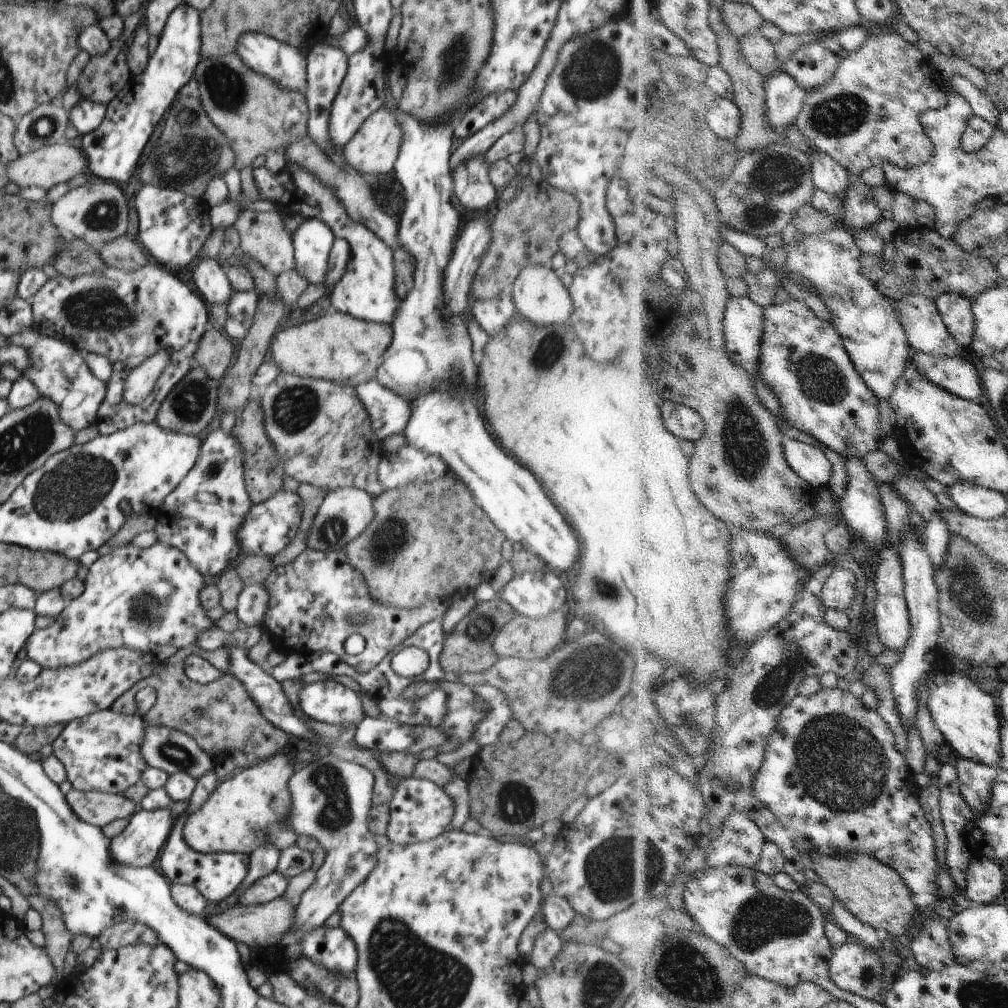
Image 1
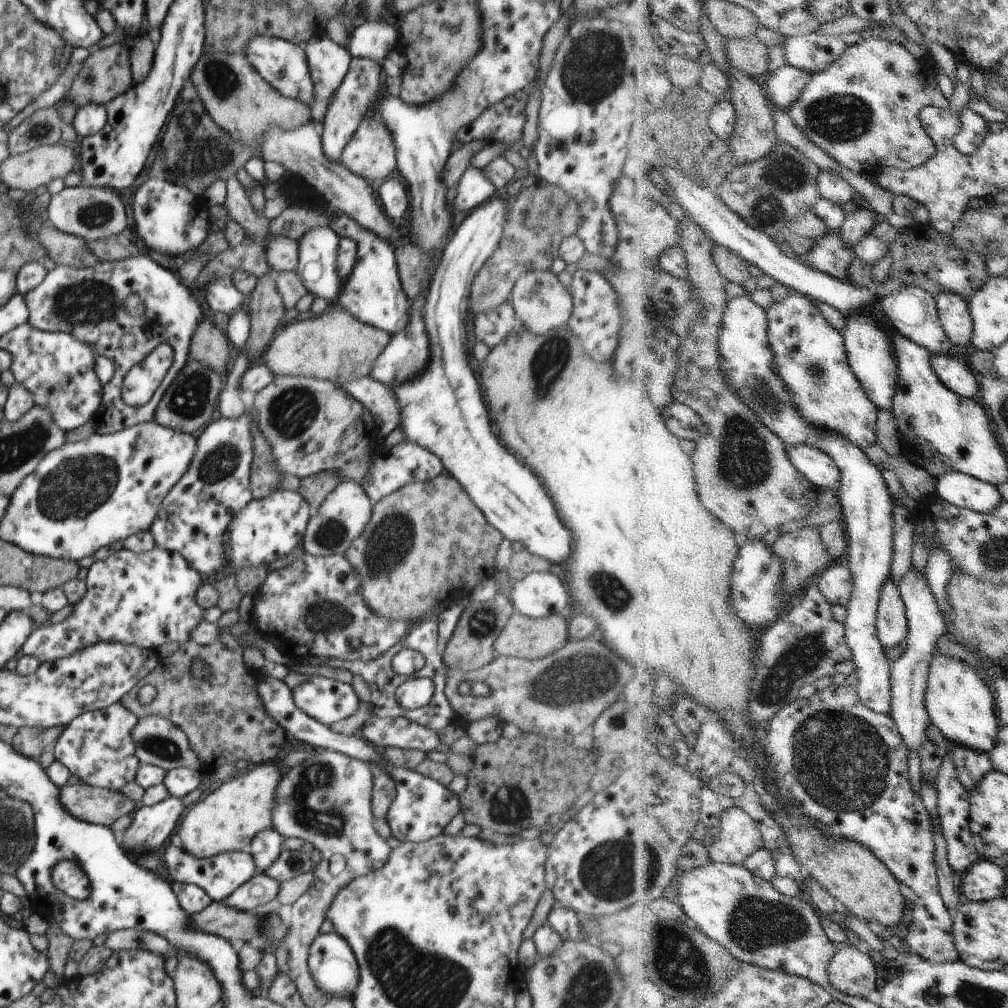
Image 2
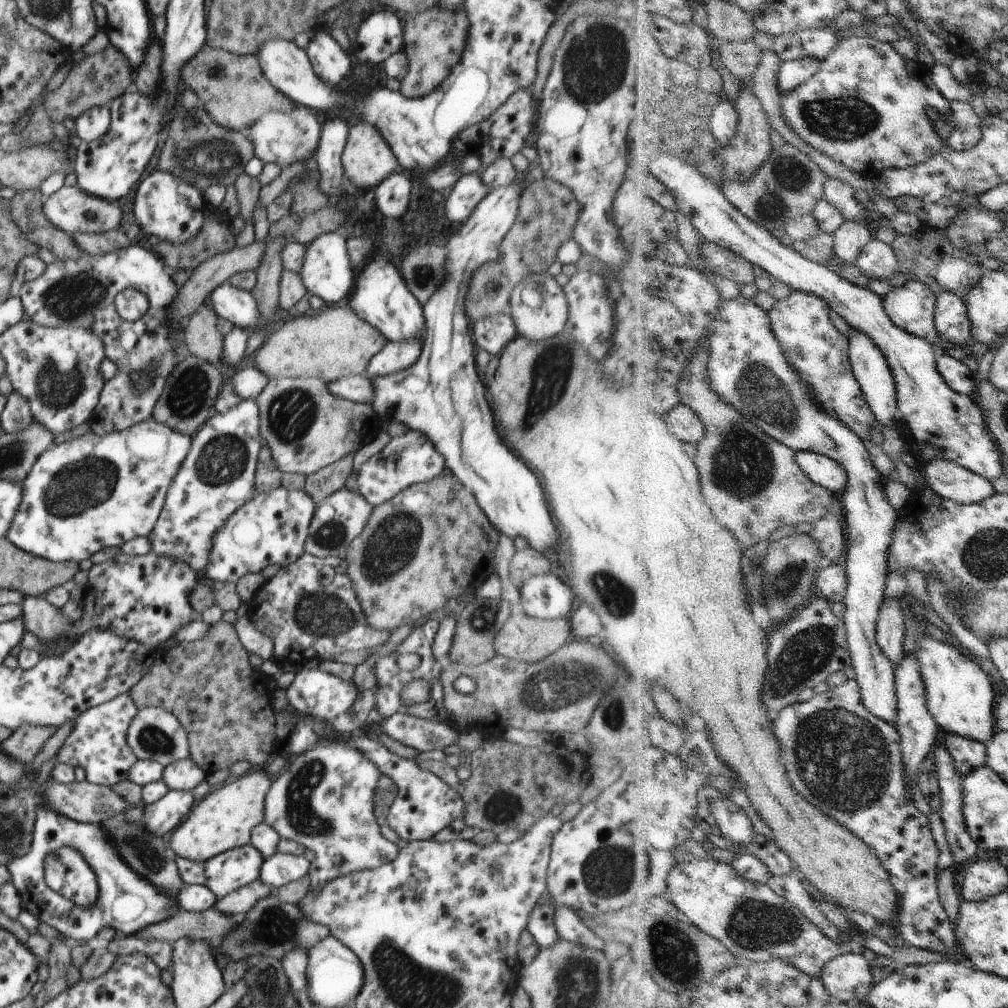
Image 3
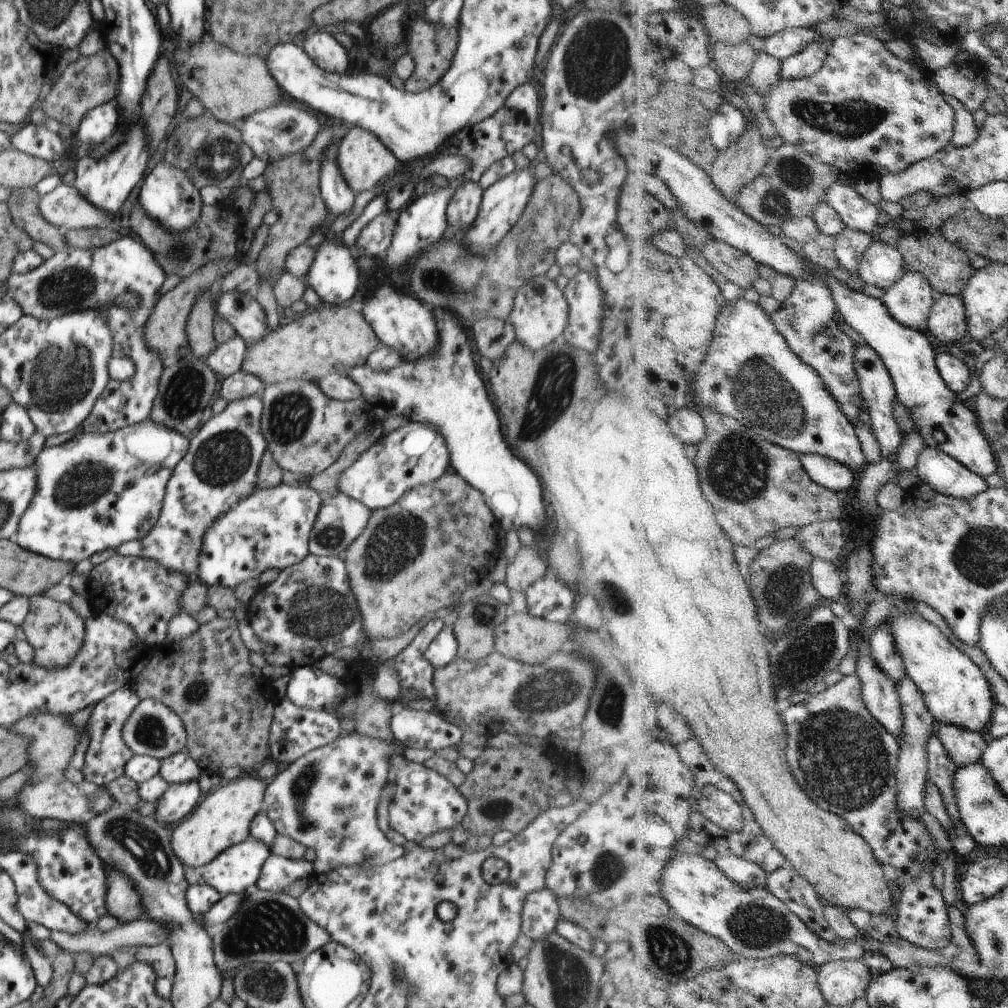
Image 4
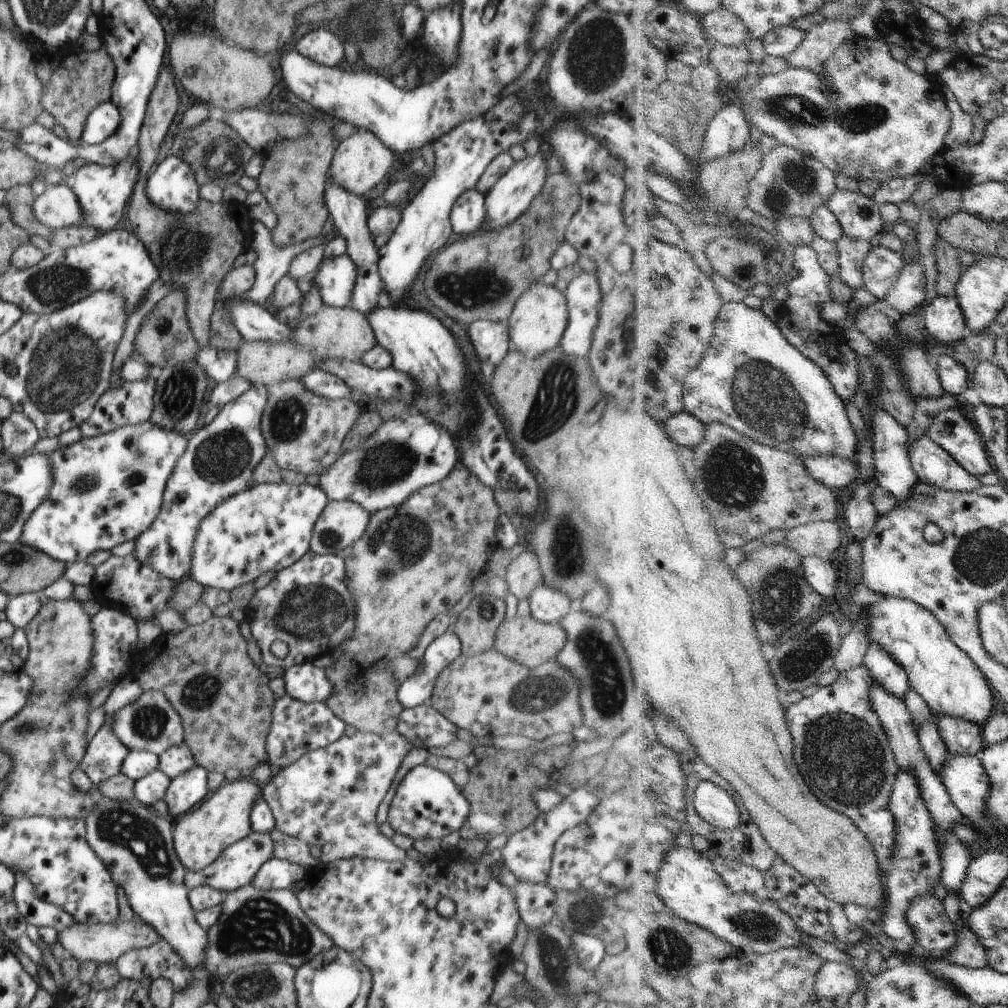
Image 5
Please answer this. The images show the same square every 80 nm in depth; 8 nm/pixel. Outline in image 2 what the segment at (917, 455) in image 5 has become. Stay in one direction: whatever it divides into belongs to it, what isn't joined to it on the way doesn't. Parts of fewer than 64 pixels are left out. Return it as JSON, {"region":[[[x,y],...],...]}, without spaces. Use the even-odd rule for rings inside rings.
{"region":[[[966,473],[943,475],[936,488],[945,501],[978,512],[994,513],[1005,502],[998,486]]]}

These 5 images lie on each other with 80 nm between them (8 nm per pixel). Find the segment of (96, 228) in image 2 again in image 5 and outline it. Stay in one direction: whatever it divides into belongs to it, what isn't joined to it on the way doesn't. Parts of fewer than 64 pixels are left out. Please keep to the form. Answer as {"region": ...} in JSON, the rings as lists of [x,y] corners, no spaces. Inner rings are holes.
{"region":[[[70,183],[48,186],[43,194],[35,197],[33,211],[44,228],[53,230],[80,225],[85,220]]]}

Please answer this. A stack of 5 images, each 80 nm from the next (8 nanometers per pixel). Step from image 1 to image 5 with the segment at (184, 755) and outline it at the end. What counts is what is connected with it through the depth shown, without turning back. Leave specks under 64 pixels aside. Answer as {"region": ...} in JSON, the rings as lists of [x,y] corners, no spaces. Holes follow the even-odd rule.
{"region":[[[144,691],[136,702],[115,713],[111,723],[118,740],[129,750],[148,751],[160,756],[168,747],[185,744],[181,716],[159,691]]]}

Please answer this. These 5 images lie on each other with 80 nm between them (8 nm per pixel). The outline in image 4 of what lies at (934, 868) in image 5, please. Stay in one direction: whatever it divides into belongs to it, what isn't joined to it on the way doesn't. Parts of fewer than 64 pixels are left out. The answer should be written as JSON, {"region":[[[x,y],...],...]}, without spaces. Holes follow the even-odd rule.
{"region":[[[907,672],[907,675],[899,682],[899,690],[905,710],[905,736],[901,745],[903,746],[899,770],[899,805],[901,809],[911,817],[918,820],[920,814],[926,810],[926,784],[930,781],[930,741],[938,734],[939,723],[937,718],[929,709],[925,694],[914,680],[914,677]]]}

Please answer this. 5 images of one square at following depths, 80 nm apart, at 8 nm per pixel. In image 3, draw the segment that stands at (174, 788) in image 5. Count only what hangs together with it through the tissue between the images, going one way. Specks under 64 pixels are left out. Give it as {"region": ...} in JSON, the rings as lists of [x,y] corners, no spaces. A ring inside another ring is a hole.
{"region":[[[168,791],[166,796],[150,805],[144,805],[140,824],[154,836],[172,832],[188,816],[196,804],[192,791]]]}

